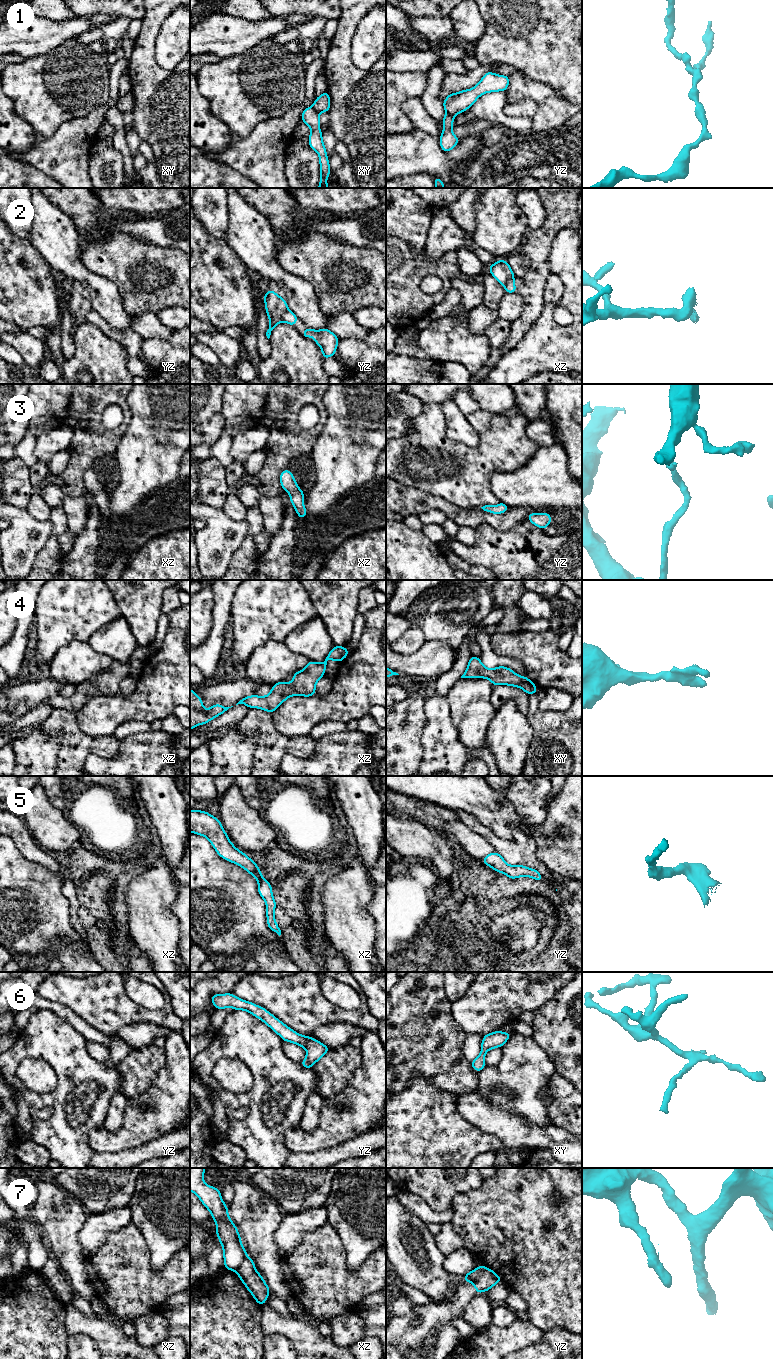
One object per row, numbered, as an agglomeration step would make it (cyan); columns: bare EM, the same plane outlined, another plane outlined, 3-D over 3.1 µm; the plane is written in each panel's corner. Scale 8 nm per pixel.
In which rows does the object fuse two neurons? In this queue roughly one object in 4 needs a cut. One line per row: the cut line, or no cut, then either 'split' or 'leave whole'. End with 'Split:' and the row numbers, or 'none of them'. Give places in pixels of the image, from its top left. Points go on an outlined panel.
1: cut yz (446, 112), (454, 116); split
2: cut yz (287, 309), (282, 315), (282, 320); split
3: cut none; leave whole
4: cut none; leave whole
5: cut none; leave whole
6: cut none; leave whole
7: cut yz (485, 1268), (476, 1280), (465, 1280); split
Split: 1, 2, 7

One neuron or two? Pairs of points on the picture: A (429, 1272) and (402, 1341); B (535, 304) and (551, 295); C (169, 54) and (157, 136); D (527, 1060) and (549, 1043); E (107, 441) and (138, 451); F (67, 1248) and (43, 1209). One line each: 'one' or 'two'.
A: two
B: two
C: two
D: two
E: two
F: one

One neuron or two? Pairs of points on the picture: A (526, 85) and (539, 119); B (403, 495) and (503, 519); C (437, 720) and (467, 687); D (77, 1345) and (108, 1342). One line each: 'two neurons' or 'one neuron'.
A: one neuron
B: one neuron
C: two neurons
D: two neurons

